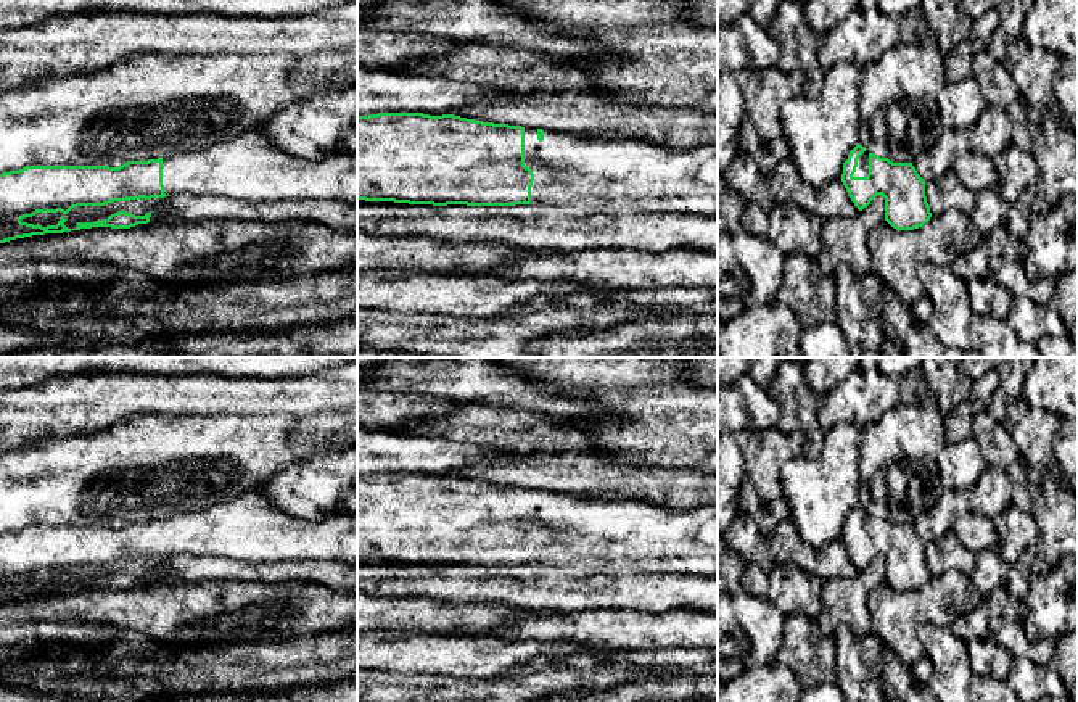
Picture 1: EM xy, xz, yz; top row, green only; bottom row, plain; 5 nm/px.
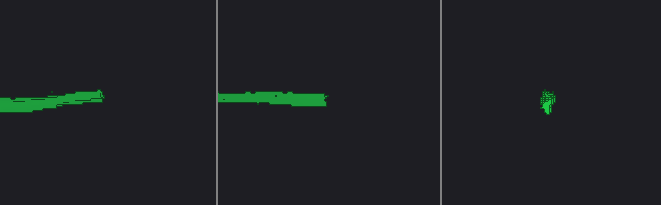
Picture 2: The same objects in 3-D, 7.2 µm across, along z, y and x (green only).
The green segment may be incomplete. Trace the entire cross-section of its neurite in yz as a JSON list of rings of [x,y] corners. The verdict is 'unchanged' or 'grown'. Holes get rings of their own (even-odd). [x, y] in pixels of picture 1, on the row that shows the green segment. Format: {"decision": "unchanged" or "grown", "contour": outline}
{"decision": "grown", "contour": [[[856,145],[843,163],[841,182],[859,211],[882,195],[885,221],[896,230],[919,229],[932,217],[925,182],[912,163],[893,163]]]}

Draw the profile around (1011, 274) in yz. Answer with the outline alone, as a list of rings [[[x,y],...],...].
[[[991,256],[990,269],[991,277],[1012,296],[1028,296],[1041,306],[1046,306],[1054,298],[1055,279],[1043,277],[1031,282],[1022,259],[1009,261],[1001,256]]]

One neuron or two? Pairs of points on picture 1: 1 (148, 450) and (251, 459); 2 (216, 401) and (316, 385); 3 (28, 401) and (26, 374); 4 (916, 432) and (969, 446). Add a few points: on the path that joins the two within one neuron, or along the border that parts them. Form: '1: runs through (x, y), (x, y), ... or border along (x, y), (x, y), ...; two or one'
1: runs through (174, 448), (226, 448); one
2: runs through (240, 396), (292, 395); one
3: border along (57, 374), (16, 390); two
4: border along (948, 443), (935, 459), (938, 480); two

